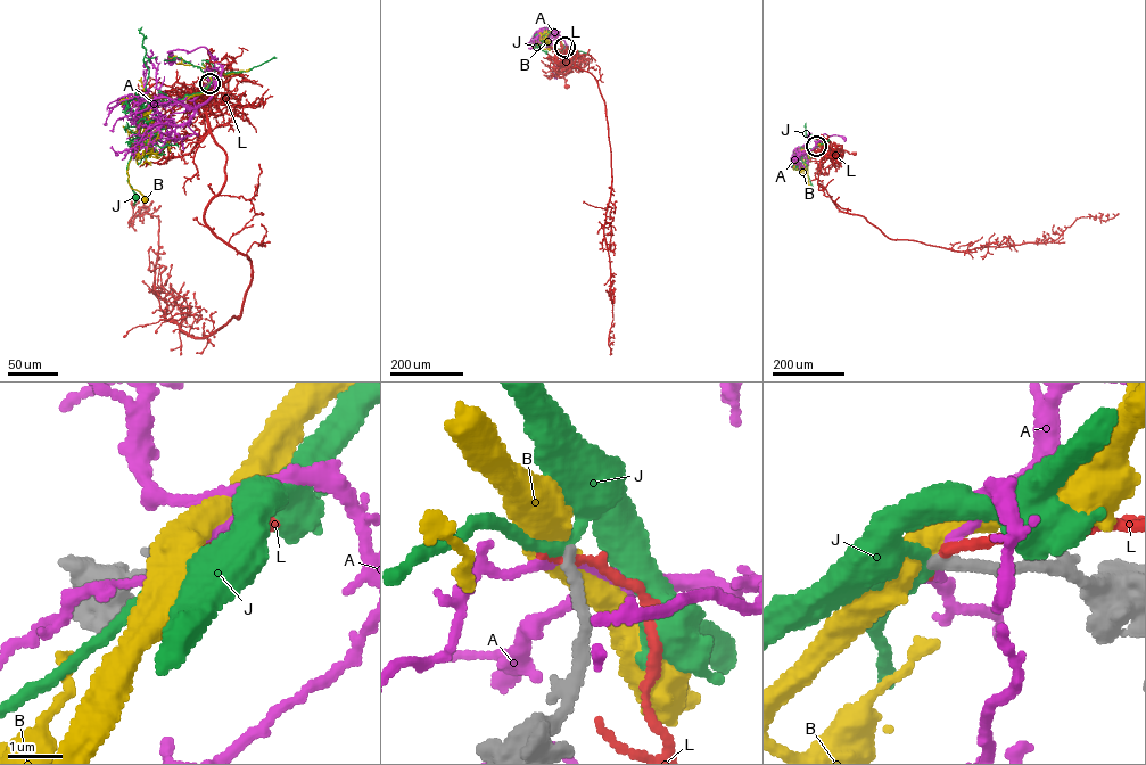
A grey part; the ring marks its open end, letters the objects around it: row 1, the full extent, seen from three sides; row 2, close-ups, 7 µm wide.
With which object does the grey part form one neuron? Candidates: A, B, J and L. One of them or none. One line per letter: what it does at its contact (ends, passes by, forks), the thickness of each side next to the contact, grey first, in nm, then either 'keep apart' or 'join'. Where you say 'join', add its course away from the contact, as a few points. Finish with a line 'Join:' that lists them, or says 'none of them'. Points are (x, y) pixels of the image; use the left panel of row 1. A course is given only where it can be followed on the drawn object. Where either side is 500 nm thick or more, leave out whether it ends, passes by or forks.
A: it passes by | 240/170 nm | keep apart
B: 240/550 nm | keep apart
J: it passes by | 240/220 nm | keep apart
L: it ends | 240/170 nm | keep apart
Join: none of them

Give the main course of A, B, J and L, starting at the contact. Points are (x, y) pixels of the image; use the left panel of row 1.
A: (209, 83), (220, 81), (222, 66), (205, 47), (188, 52), (170, 51), (171, 59)
B: (209, 83), (203, 93), (154, 105), (141, 117), (128, 171), (130, 187), (145, 198)
J: (209, 83), (200, 92), (159, 105), (139, 123), (126, 171), (135, 197)
L: (209, 83), (197, 93), (207, 108), (202, 95), (188, 92), (189, 89), (192, 90), (189, 96)

